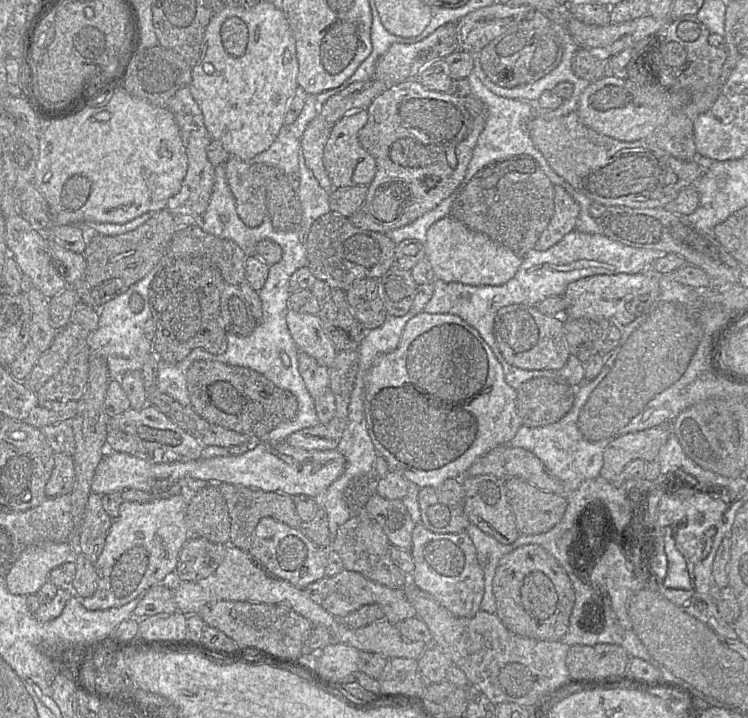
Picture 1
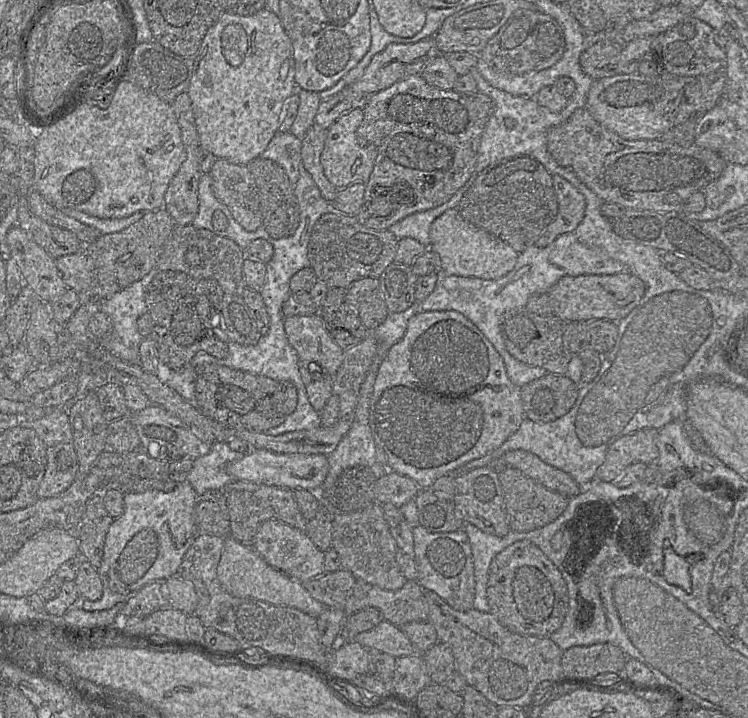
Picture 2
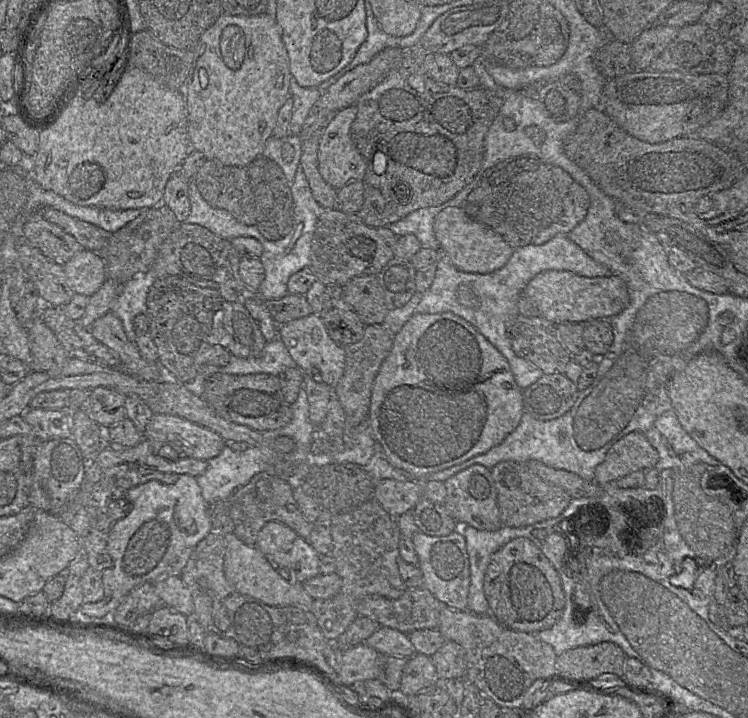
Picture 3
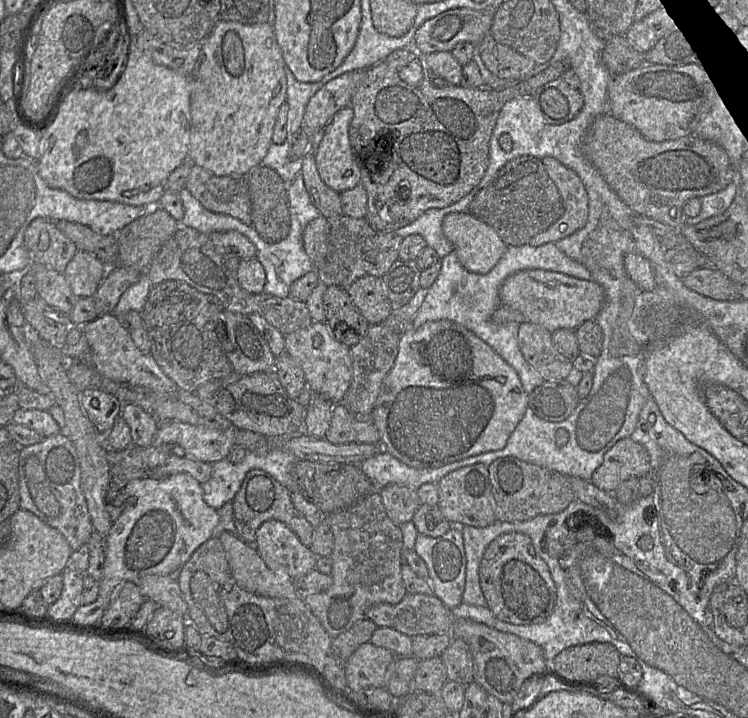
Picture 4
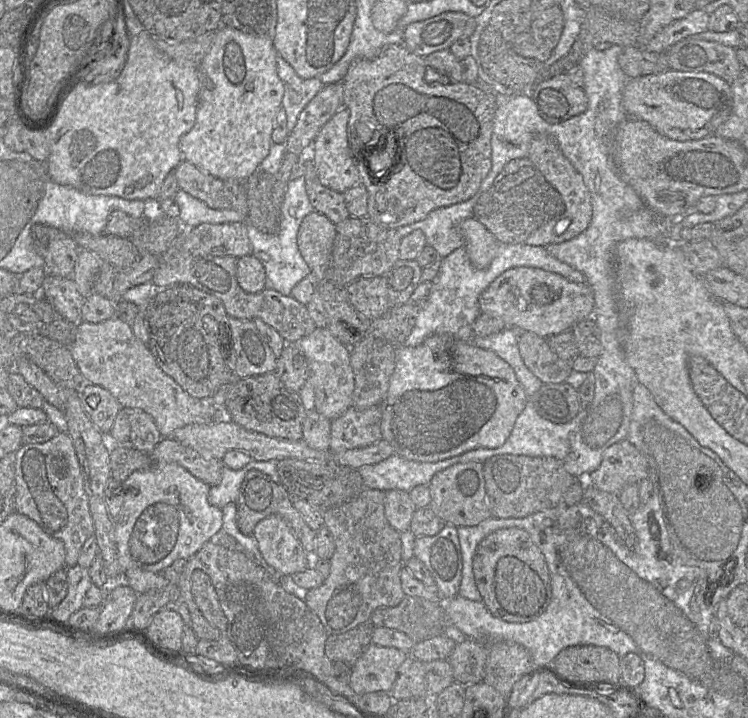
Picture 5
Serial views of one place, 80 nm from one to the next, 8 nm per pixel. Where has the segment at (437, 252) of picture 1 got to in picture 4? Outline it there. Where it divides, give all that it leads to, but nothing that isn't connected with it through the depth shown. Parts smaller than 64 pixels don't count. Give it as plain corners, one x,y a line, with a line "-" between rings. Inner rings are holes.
469,212
447,214
442,221
442,231
445,237
452,243
454,252
461,265
473,273
488,273
507,249
507,246
493,227

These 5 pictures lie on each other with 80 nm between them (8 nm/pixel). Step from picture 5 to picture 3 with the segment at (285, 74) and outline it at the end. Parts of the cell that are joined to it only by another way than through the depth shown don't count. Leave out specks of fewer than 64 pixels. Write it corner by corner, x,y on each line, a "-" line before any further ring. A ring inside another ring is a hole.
291,78
290,98
293,100
293,111
290,122
290,135
299,135
302,127
313,112
313,108
320,98
318,87
303,88

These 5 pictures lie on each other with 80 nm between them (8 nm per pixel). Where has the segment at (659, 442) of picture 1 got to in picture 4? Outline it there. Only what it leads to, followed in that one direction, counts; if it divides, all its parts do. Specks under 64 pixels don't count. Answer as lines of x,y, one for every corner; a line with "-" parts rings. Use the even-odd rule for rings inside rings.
630,437
617,441
603,457
602,464
595,470
590,481
599,489
614,493
618,486
630,479
641,478
650,473
651,464
647,450

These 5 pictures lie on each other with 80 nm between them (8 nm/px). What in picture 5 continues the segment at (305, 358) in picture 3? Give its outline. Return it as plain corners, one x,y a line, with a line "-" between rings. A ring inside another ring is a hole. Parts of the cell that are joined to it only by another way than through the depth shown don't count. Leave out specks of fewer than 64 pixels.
316,328
295,344
304,353
308,363
308,379
314,389
315,410
329,420
343,415
353,406
354,374
350,348
339,342
328,328

